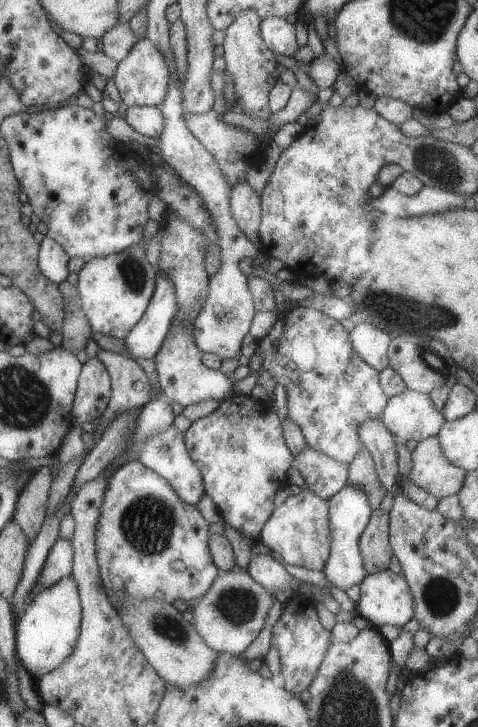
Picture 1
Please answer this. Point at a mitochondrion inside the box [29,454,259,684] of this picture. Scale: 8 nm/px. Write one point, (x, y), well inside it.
(147, 524)

